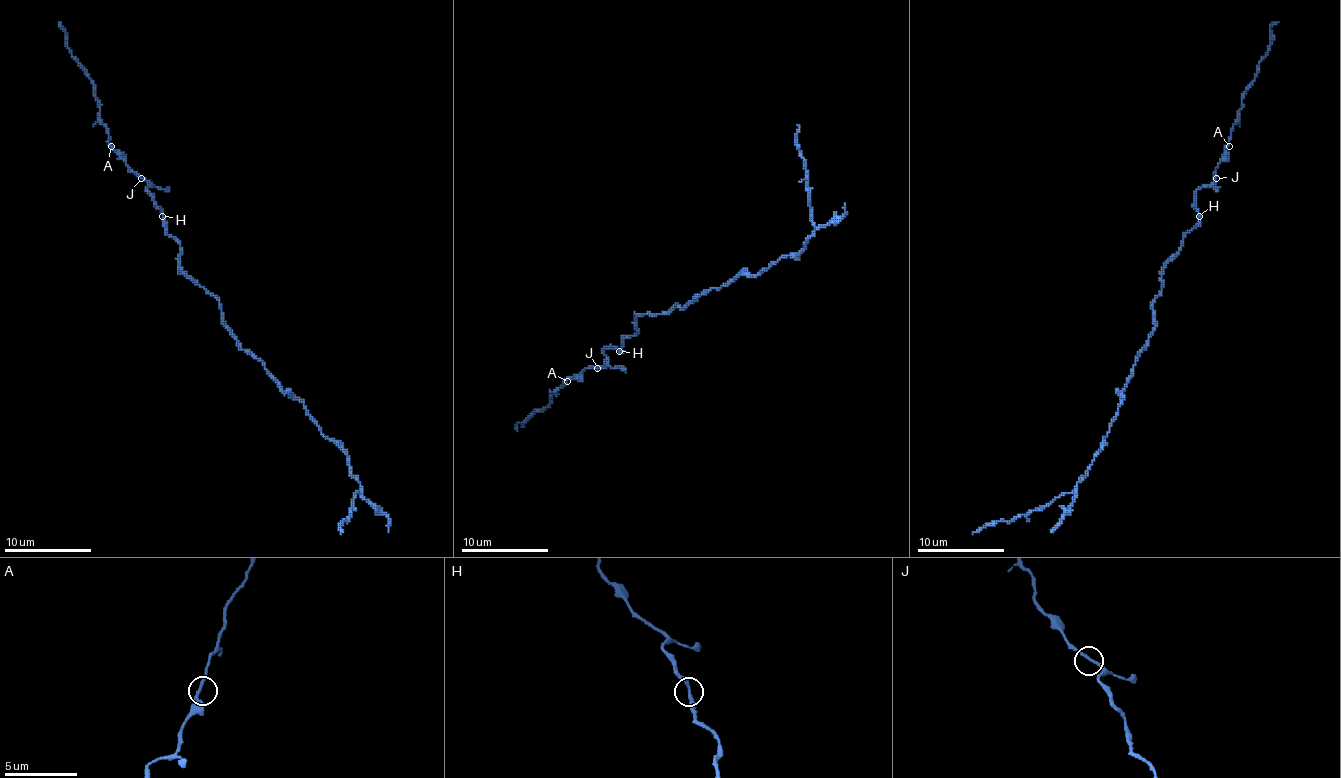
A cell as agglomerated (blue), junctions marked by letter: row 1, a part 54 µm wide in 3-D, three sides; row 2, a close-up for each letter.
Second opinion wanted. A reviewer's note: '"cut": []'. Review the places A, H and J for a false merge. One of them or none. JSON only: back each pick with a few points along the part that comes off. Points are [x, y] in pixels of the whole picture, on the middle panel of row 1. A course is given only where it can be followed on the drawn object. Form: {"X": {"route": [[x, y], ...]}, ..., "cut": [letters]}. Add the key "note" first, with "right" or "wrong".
{"note": "wrong", "H": {"route": [[619, 351], [636, 333], [639, 316], [667, 314], [804, 247], [817, 229], [797, 125]]}, "cut": ["H"]}

